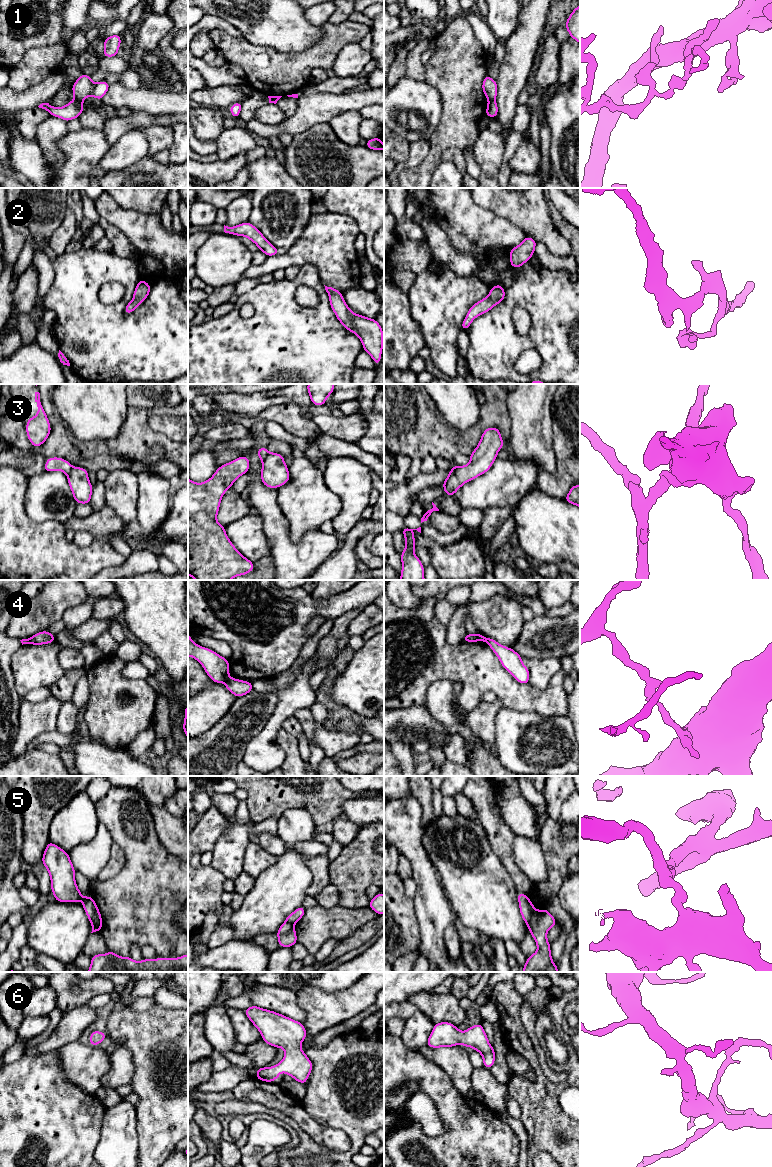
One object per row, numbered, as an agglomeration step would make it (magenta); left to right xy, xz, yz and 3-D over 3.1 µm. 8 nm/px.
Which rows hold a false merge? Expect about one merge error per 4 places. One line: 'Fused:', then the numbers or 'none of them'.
Fused: 1, 3, 4, 5

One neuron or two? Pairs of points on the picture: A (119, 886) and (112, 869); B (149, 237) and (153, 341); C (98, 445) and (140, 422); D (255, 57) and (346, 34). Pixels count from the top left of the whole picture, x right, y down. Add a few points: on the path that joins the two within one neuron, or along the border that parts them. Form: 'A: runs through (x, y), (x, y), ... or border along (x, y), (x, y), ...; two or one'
A: border along (125, 855), (115, 875), (97, 878); two
B: border along (174, 280), (158, 279), (151, 287); two
C: runs through (108, 445), (117, 445), (130, 432); one
D: runs through (278, 62), (305, 62), (319, 56), (323, 52); one

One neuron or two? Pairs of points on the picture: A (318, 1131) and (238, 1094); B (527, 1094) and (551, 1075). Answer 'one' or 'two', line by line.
A: one
B: two

